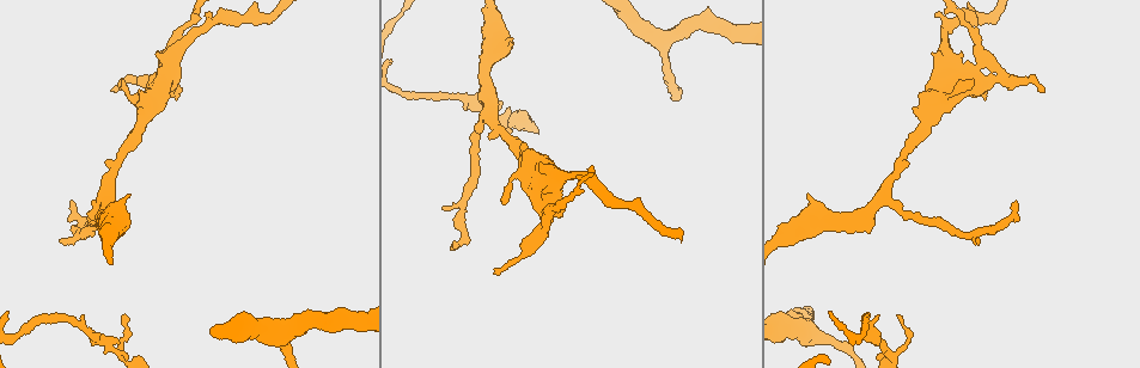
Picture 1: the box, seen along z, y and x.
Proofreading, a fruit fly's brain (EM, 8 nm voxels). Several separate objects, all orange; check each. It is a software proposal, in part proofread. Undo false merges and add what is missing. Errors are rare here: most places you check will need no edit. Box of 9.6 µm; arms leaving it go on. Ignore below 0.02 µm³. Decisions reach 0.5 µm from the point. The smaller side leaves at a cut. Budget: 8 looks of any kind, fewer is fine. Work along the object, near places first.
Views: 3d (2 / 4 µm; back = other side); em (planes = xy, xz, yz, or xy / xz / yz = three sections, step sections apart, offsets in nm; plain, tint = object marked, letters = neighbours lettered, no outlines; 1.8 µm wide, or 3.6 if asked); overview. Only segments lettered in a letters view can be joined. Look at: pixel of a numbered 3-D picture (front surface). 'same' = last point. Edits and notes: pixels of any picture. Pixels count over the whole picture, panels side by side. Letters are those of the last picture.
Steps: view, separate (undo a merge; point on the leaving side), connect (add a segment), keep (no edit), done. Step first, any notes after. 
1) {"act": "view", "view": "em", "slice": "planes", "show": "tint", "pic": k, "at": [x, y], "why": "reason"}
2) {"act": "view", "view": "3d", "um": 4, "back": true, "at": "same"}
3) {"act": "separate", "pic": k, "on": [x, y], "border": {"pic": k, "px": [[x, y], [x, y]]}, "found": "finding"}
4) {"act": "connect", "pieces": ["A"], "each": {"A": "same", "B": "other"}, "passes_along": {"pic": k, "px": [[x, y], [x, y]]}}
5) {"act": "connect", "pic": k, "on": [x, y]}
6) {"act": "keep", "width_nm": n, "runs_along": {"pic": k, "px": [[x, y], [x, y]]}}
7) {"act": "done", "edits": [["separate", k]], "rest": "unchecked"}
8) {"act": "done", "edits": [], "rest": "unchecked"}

{"act": "view", "view": "em", "slice": "planes", "show": "letters", "pic": 1, "at": [128, 194], "why": "branch stops here"}

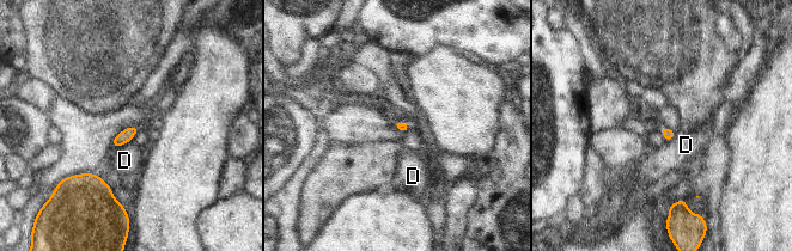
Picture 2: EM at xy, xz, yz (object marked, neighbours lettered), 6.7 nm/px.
{"act": "keep", "each": {"D": "other"}, "border": {"pic": 2, "px": [[128, 141], [113, 148]]}, "found": "no lettered segment goes on from it"}

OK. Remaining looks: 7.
{"act": "view", "view": "3d", "um": 2, "back": true, "pic": 1, "at": [72, 203], "why": "branch stops here"}

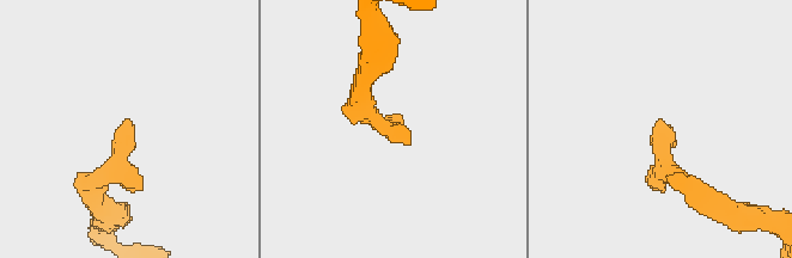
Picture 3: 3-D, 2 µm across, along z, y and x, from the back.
{"act": "view", "view": "em", "um": 3.6, "slice": "xz", "step": 8, "show": "letters", "pic": 3, "at": [396, 131]}

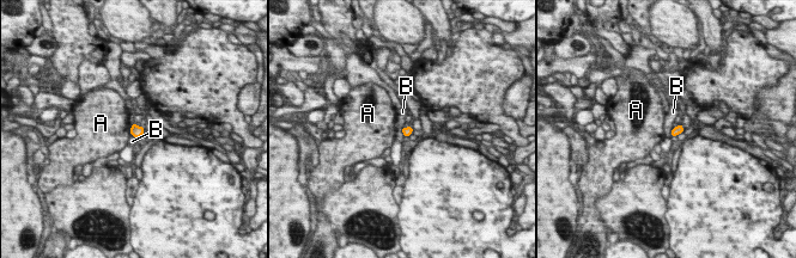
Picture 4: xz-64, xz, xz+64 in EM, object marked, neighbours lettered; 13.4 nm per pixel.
{"act": "view", "view": "em", "um": 3.6, "slice": "planes", "show": "letters", "at": "same"}

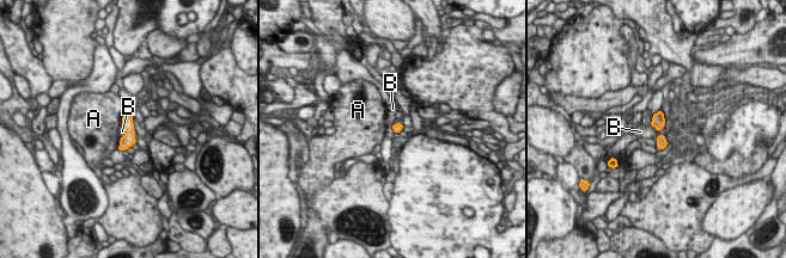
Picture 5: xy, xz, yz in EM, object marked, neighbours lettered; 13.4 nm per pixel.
{"act": "keep", "width_nm": 130, "each": {"A": "other", "B": "other"}, "border": {"pic": 5, "px": [[666, 120], [656, 140]]}, "found": "none of them fits"}

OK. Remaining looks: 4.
{"act": "view", "view": "em", "slice": "yz", "step": 16, "show": "tint", "pic": 1, "at": [1039, 89], "why": "branch stops here"}

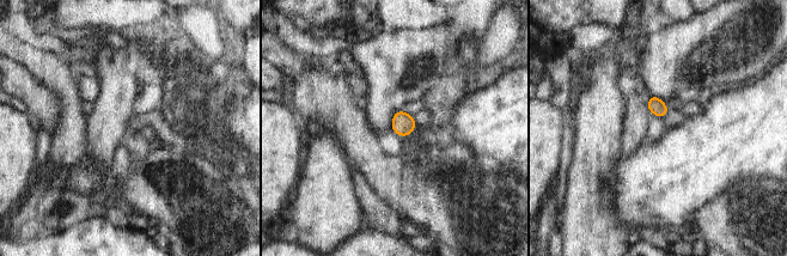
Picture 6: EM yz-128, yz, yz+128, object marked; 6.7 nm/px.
{"act": "view", "view": "em", "slice": "planes", "show": "letters", "at": "same", "why": "another direction"}

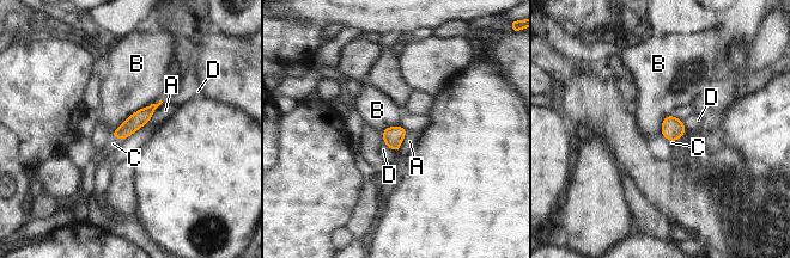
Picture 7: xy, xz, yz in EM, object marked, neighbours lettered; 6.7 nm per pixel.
{"act": "connect", "pieces": ["C"], "width_nm": 110, "each": {"A": "other", "B": "other", "C": "same", "D": "other"}, "passes_along": {"pic": 7, "px": [[135, 121], [117, 137], [113, 143]]}, "found": "the cell continues"}

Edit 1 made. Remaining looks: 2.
{"act": "done", "edits": [["connect", 7]], "rest": "unchecked"}

